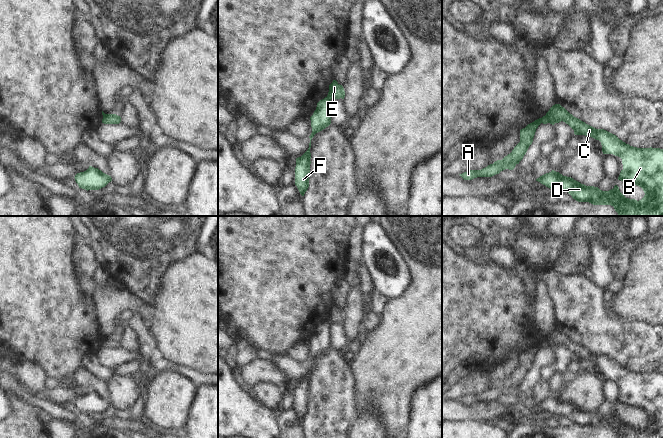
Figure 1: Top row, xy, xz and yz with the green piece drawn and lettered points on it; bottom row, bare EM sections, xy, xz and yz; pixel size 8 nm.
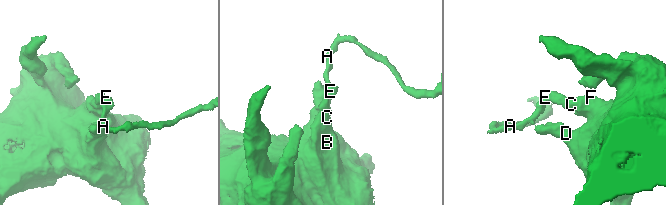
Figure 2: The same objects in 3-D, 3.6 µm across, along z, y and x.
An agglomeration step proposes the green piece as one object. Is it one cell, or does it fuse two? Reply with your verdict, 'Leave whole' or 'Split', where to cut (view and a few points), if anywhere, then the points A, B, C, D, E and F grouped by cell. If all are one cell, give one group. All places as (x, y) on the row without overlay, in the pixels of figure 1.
Split. Split along yz (545, 339), (548, 346). Groups: A E / B C D F

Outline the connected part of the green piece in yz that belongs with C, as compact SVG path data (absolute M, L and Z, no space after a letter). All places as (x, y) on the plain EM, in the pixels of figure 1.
M560 328L553 329L546 340L548 347L552 349L563 345L574 354L575 359L599 364L603 378L613 378L622 383L623 393L618 404L641 411L645 419L639 425L629 423L620 416L617 409L609 415L602 415L554 394L540 400L536 405L555 418L568 416L578 426L611 429L618 438L663 438L663 373L630 370L616 359L604 353L596 353L574 341Z

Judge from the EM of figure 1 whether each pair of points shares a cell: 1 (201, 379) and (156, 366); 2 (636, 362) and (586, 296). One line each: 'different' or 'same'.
1: same
2: same

